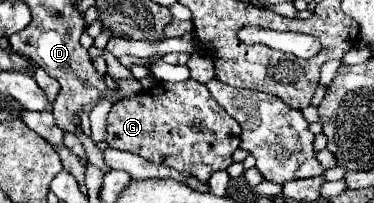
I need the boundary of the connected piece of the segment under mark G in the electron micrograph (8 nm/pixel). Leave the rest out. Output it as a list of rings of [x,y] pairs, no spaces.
[[[195,79],[179,83],[157,81],[141,95],[117,101],[109,113],[107,127],[107,143],[113,149],[137,153],[153,163],[165,163],[199,181],[207,181],[213,171],[231,165],[231,155],[241,141],[239,135],[239,123]]]

